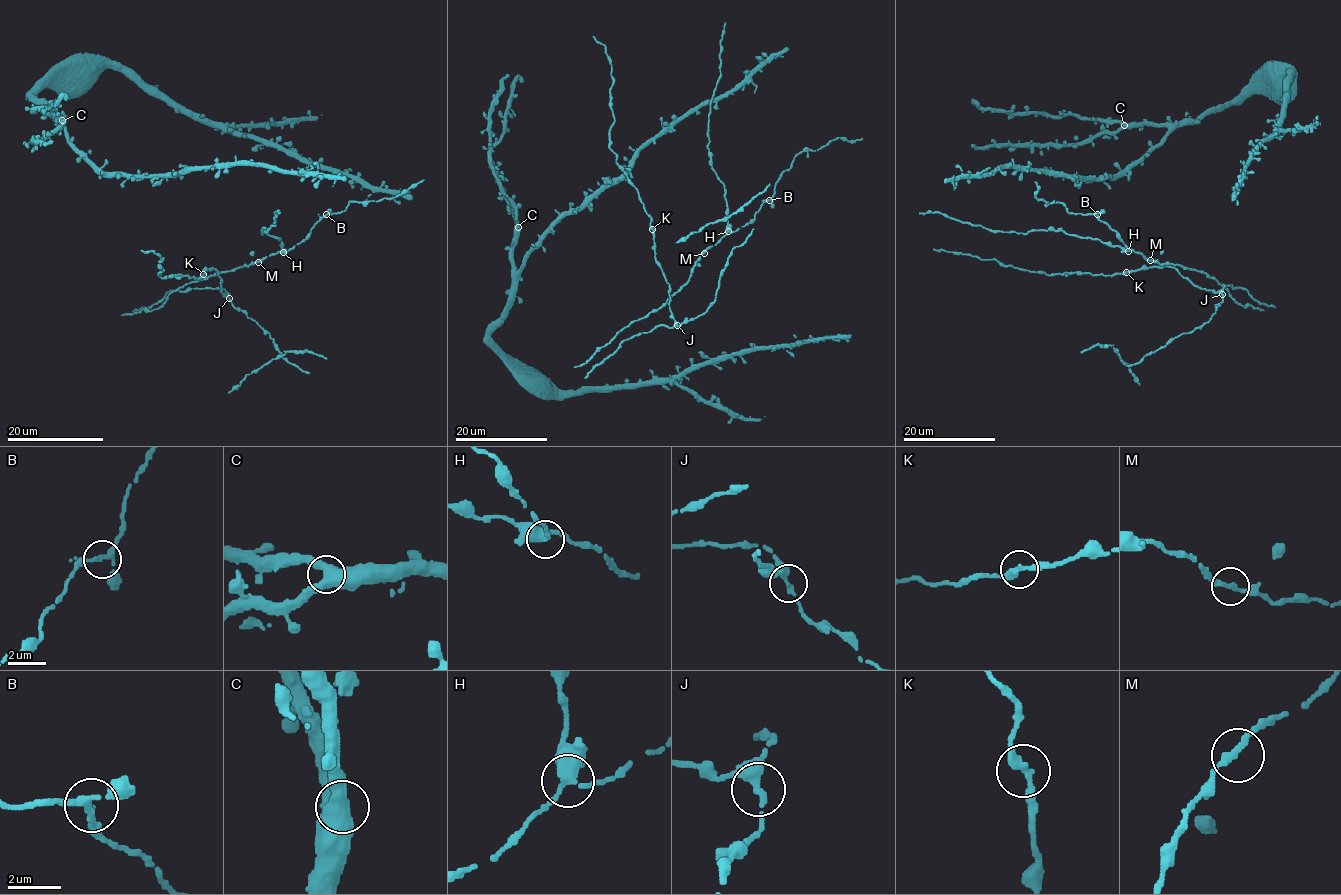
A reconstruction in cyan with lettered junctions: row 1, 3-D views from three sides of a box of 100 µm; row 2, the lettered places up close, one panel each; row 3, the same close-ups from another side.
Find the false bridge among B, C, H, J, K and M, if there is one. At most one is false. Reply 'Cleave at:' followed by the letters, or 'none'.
Cleave at: none

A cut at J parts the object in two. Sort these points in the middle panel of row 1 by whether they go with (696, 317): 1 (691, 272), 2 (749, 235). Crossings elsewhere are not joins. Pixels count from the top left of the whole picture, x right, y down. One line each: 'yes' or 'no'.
1: no
2: yes

